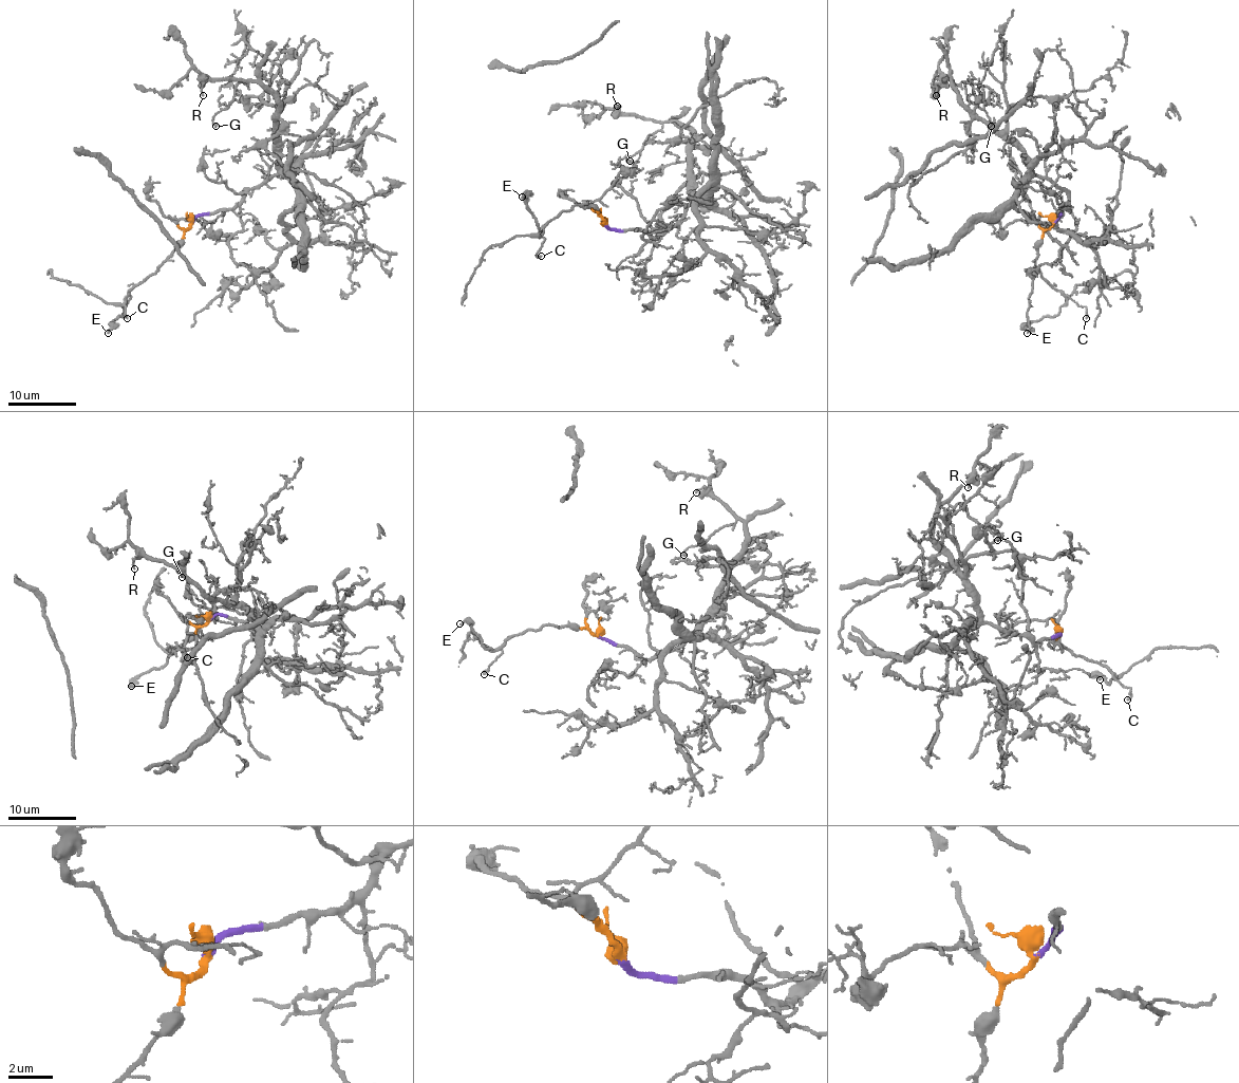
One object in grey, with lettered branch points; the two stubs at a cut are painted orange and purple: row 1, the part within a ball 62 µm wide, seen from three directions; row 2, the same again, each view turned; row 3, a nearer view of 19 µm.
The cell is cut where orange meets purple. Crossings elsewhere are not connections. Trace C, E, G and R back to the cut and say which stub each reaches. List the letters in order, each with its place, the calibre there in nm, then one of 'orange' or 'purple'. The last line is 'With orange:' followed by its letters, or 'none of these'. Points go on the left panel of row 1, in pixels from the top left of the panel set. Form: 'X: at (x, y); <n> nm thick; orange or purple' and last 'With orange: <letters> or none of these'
C: at (127, 318); 120 nm thick; orange
E: at (108, 333); 150 nm thick; orange
G: at (216, 126); 200 nm thick; purple
R: at (203, 95); 120 nm thick; purple
With orange: C, E

